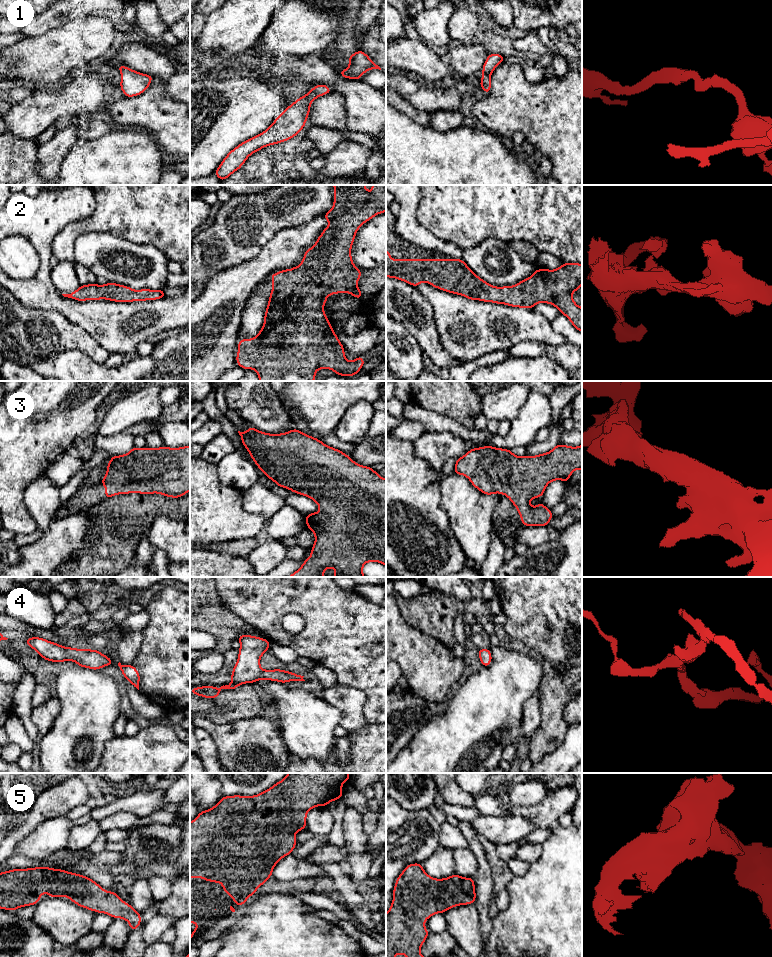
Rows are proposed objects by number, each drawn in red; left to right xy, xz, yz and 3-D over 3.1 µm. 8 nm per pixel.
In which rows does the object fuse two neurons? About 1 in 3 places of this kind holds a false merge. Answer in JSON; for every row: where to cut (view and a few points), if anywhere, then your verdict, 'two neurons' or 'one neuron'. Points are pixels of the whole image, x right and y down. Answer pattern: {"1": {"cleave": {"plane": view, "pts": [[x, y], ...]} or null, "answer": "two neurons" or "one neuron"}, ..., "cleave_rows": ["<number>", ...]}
{"1": {"cleave": null, "answer": "one neuron"}, "2": {"cleave": null, "answer": "one neuron"}, "3": {"cleave": null, "answer": "one neuron"}, "4": {"cleave": null, "answer": "one neuron"}, "5": {"cleave": null, "answer": "one neuron"}, "cleave_rows": []}

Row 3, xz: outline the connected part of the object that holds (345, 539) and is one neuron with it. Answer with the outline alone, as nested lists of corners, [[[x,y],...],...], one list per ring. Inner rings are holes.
[[[250,426],[246,432],[238,431],[241,441],[247,451],[250,453],[252,461],[261,469],[266,477],[273,480],[277,486],[291,490],[294,493],[306,496],[315,501],[321,510],[305,516],[306,526],[314,533],[315,542],[311,548],[311,555],[307,558],[302,566],[293,574],[287,577],[324,577],[324,571],[327,568],[333,568],[336,574],[332,577],[365,577],[363,574],[363,566],[366,562],[379,562],[386,566],[386,479],[381,478],[378,472],[374,471],[372,467],[359,465],[354,462],[344,452],[327,446],[322,441],[315,437],[304,434],[298,429],[293,429],[281,434],[269,434]]]

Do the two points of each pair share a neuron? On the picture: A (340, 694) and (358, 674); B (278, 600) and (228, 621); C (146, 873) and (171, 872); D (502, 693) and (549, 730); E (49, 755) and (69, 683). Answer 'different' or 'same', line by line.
A: different
B: different
C: same
D: different
E: same

